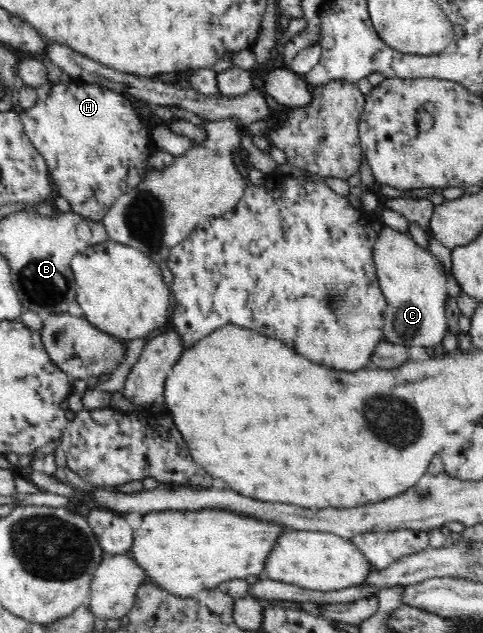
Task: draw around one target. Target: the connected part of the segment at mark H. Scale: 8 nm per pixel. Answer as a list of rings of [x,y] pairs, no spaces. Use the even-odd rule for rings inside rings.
[[[76,80],[66,81],[62,83],[48,83],[41,85],[37,88],[36,105],[30,107],[31,109],[18,110],[18,115],[22,124],[24,124],[24,131],[32,142],[32,145],[40,152],[40,155],[44,158],[48,168],[48,175],[50,176],[50,181],[56,190],[57,195],[64,197],[68,200],[71,205],[71,211],[75,214],[80,214],[85,218],[101,222],[104,214],[108,213],[108,209],[116,203],[124,195],[128,193],[129,190],[136,189],[138,185],[147,174],[147,170],[150,168],[148,159],[150,154],[150,132],[148,126],[144,125],[139,113],[135,109],[135,106],[131,104],[131,101],[124,95],[108,88],[98,86],[98,84],[88,84],[86,81],[76,82]]]

